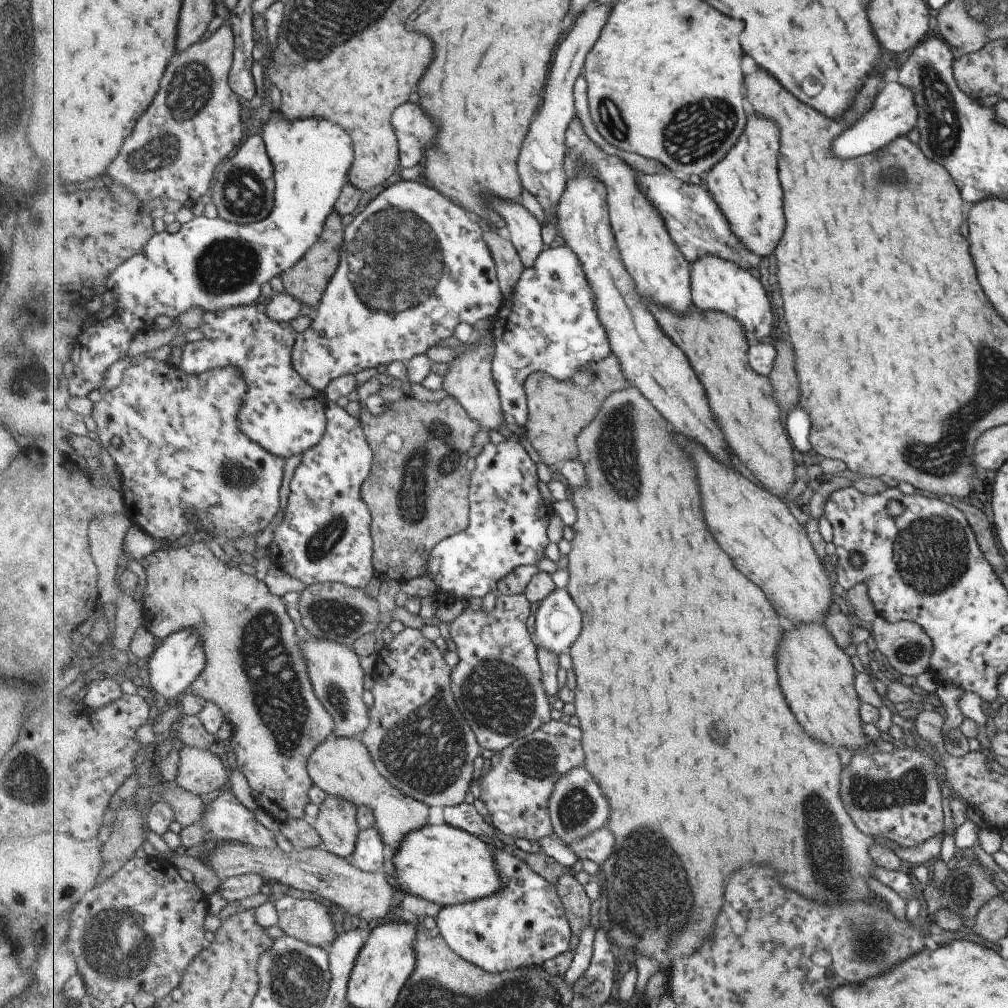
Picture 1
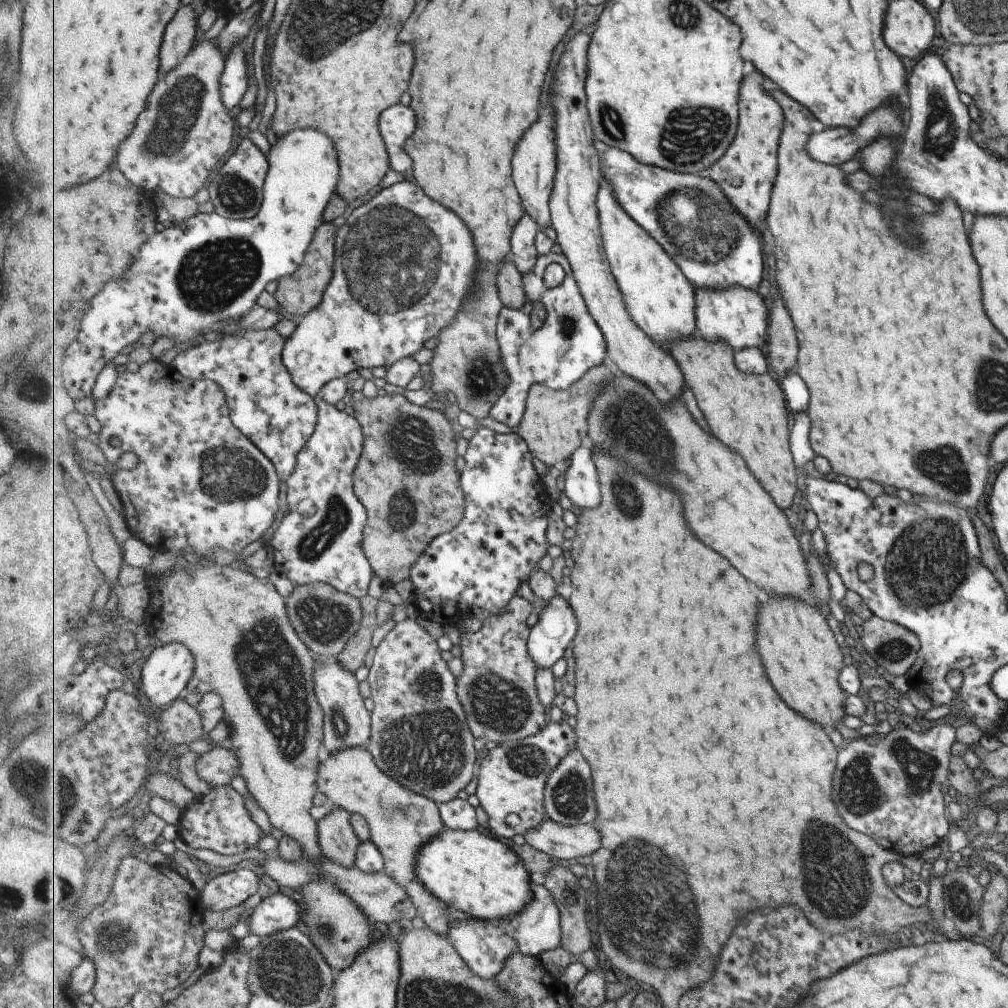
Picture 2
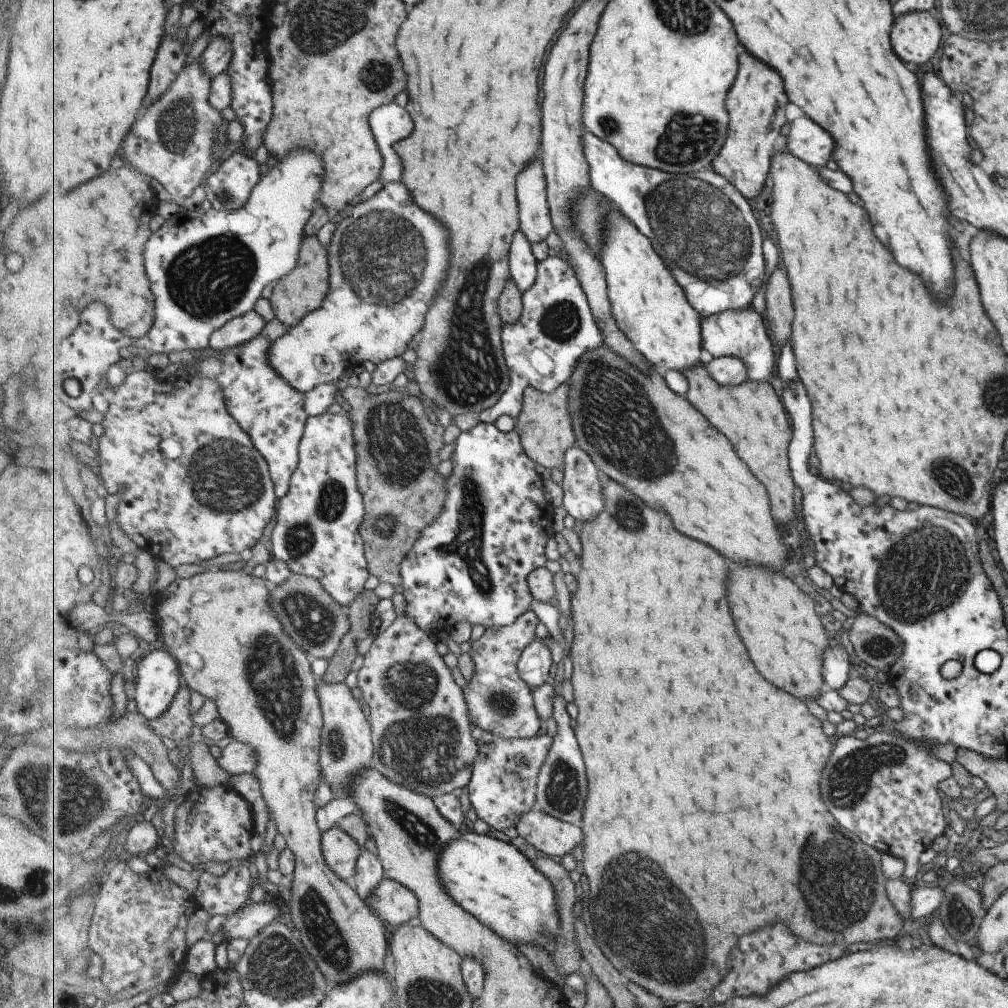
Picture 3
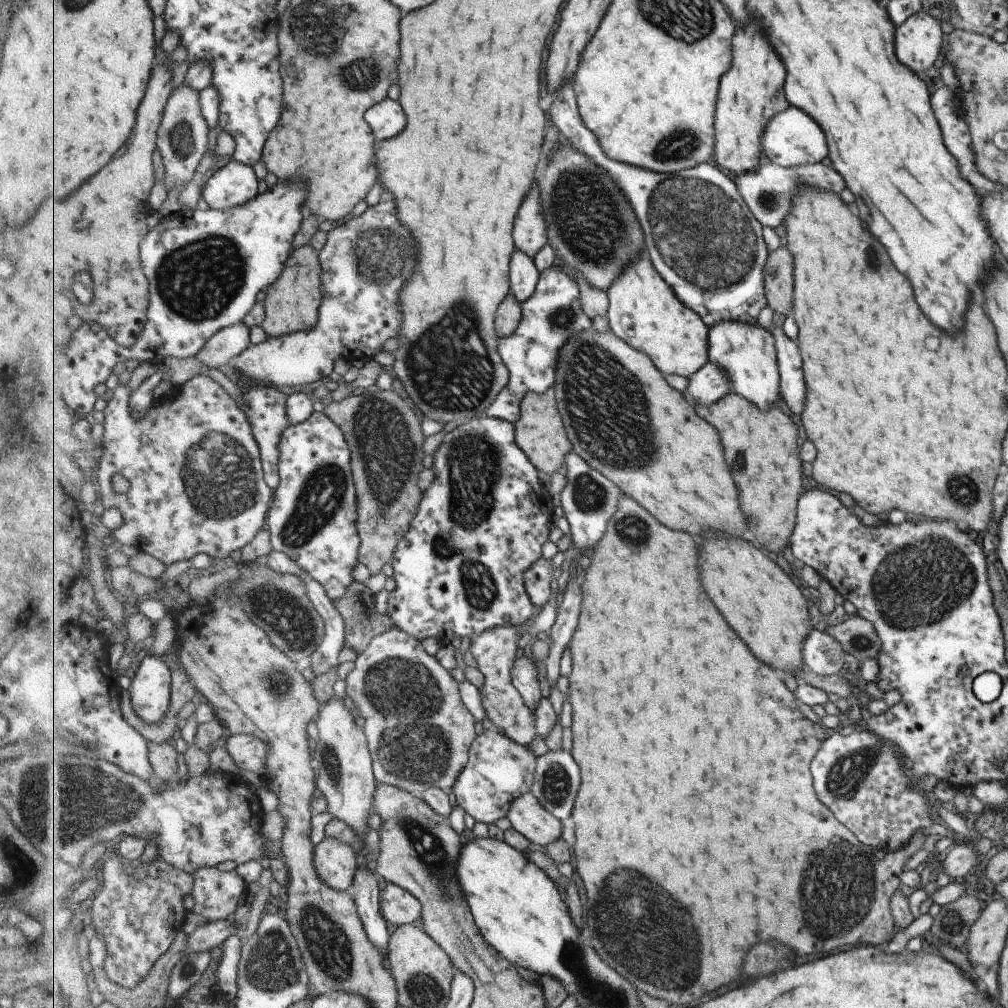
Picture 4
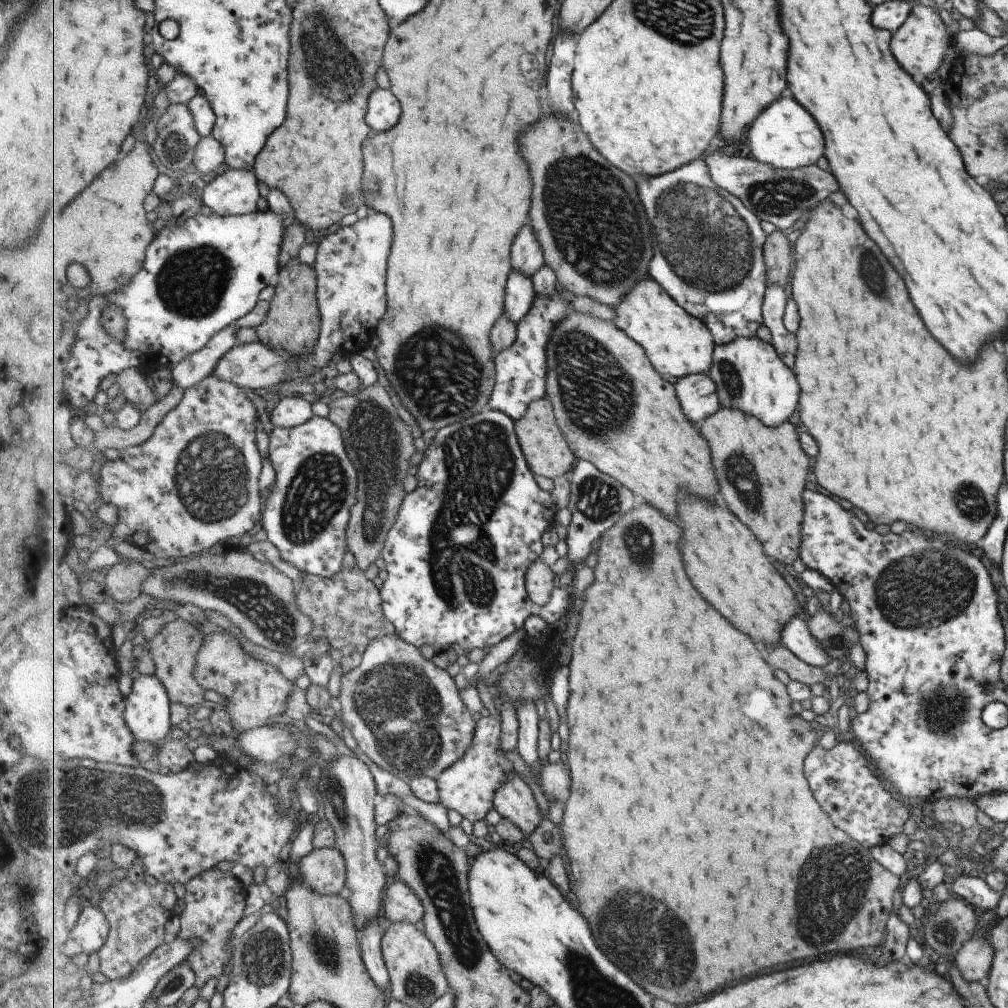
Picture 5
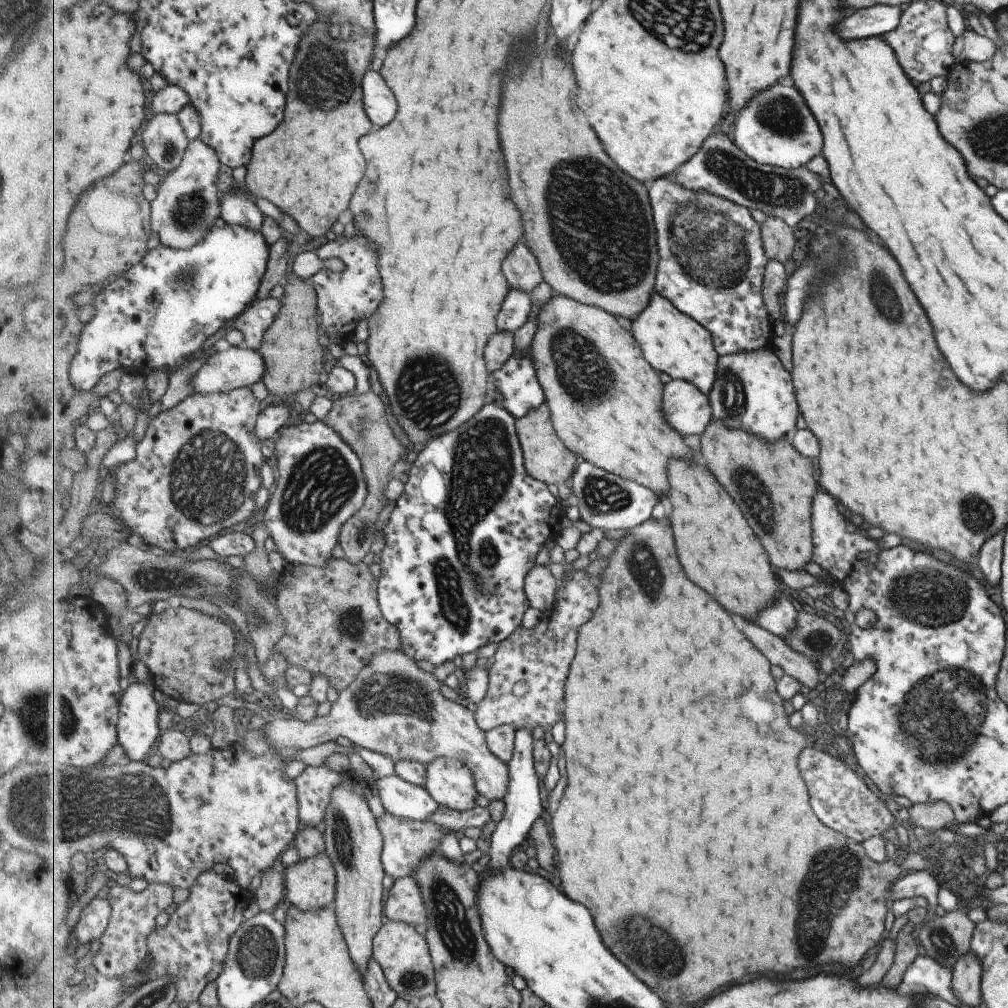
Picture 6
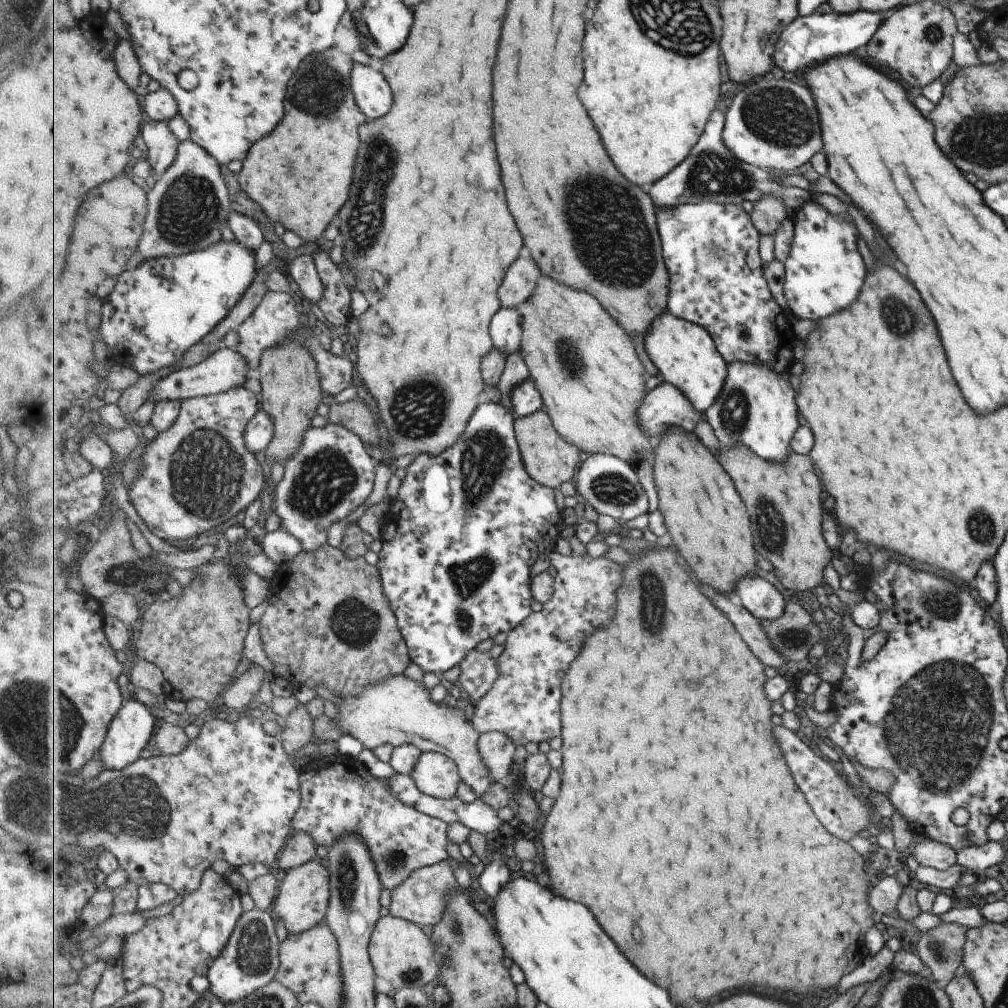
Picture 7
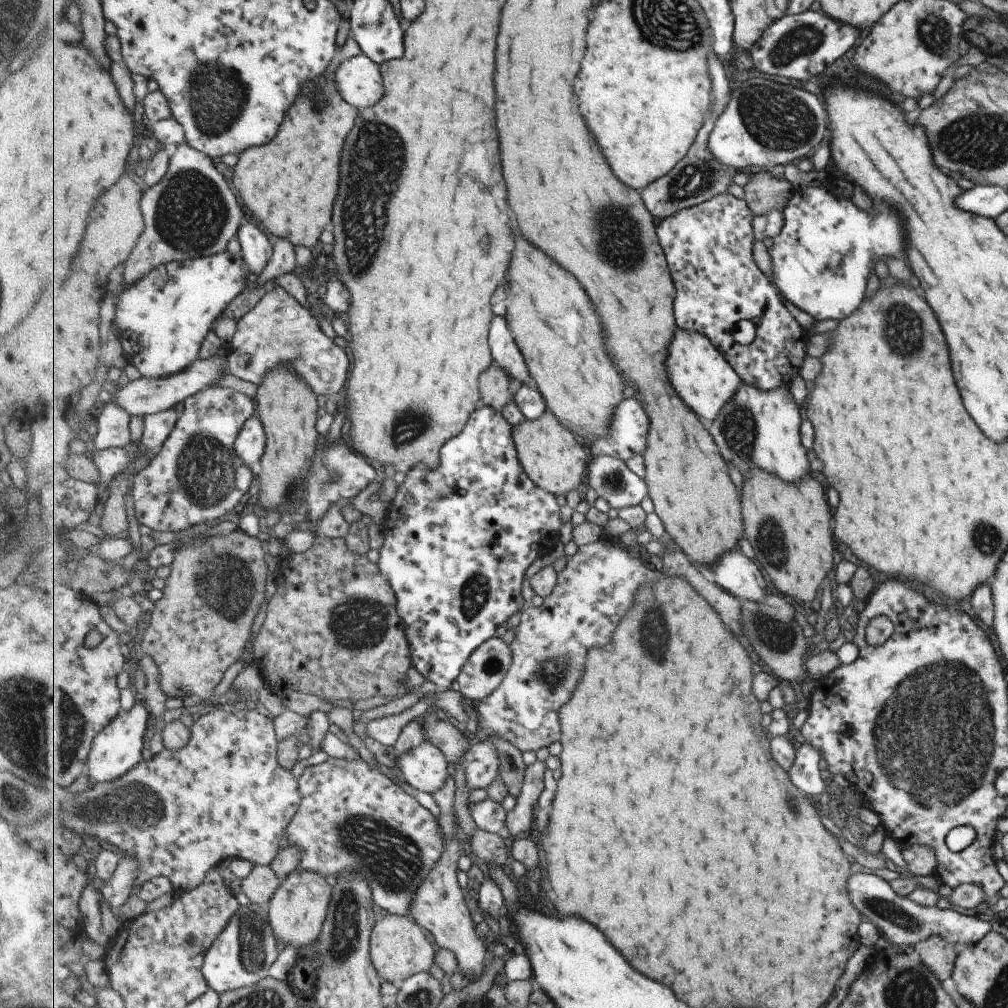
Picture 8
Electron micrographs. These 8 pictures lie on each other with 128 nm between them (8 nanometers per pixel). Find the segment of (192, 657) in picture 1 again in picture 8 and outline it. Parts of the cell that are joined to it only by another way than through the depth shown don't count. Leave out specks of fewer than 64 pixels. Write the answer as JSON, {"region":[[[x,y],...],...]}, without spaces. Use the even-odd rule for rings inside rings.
{"region":[[[143,704],[119,713],[101,734],[95,737],[88,760],[88,774],[84,784],[109,782],[121,778],[137,766],[143,758],[143,748],[150,734],[151,714]]]}

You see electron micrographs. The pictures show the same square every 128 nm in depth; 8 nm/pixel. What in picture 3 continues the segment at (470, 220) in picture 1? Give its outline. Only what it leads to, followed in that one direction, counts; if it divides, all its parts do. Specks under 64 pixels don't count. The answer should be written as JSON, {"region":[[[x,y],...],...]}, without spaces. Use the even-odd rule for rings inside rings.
{"region":[[[393,182],[389,186],[384,186],[377,194],[373,195],[363,202],[357,203],[350,210],[349,214],[338,223],[335,236],[329,245],[330,251],[330,293],[327,295],[323,306],[318,308],[313,313],[309,313],[297,326],[289,328],[288,331],[271,346],[271,366],[290,383],[291,386],[299,392],[306,393],[317,386],[327,384],[327,382],[340,382],[343,374],[348,370],[361,369],[363,362],[372,362],[375,365],[393,360],[395,357],[401,357],[407,352],[407,344],[412,339],[414,340],[419,334],[423,334],[423,328],[427,326],[427,308],[433,306],[433,294],[437,294],[437,290],[441,290],[441,284],[445,280],[445,274],[449,270],[449,232],[443,228],[443,224],[439,220],[435,220],[431,214],[427,214],[425,210],[417,208],[411,192],[407,190],[407,186],[403,182]]]}

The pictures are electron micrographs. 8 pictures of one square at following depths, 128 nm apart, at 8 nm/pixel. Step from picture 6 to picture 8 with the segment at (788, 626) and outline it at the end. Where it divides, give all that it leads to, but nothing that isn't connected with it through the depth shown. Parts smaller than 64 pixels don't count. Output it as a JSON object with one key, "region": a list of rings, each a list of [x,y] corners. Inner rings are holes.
{"region":[[[739,550],[725,556],[727,558],[719,558],[715,566],[703,567],[703,576],[742,601],[763,604],[767,594],[767,582],[759,566],[751,558],[745,558],[745,554]]]}

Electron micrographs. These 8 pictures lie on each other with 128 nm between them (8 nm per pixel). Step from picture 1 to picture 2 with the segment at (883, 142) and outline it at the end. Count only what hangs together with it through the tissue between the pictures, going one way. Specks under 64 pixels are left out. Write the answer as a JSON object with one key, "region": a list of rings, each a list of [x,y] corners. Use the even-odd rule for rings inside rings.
{"region":[[[881,106],[873,114],[867,114],[867,122],[859,126],[859,130],[821,130],[811,134],[811,142],[807,142],[807,152],[811,158],[827,164],[841,164],[849,160],[859,148],[869,144],[879,132],[895,134],[903,130],[903,114],[895,106]]]}

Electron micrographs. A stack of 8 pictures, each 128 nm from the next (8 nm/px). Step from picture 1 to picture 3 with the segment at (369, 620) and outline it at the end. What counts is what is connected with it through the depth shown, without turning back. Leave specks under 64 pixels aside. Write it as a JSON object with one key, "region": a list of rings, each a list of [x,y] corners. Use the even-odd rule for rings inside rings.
{"region":[[[293,573],[281,586],[270,586],[270,589],[269,606],[273,614],[281,620],[289,638],[307,652],[310,662],[317,658],[331,658],[351,630],[349,608],[335,602],[335,598],[327,592],[319,579],[299,573]]]}

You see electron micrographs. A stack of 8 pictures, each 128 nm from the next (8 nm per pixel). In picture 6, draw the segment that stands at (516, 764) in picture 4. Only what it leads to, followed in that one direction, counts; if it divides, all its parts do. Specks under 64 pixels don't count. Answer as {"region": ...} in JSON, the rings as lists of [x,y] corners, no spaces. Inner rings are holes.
{"region":[[[581,569],[567,570],[563,577],[554,609],[542,615],[534,627],[515,630],[495,652],[487,696],[473,707],[483,732],[490,733],[500,726],[516,726],[516,730],[525,726],[552,728],[563,719],[566,680],[578,649],[580,629],[595,616],[601,604],[602,576],[592,577]],[[438,758],[426,766],[426,789],[441,806],[454,812],[469,811],[479,806],[475,804],[475,798],[481,795],[475,789],[471,766],[450,758]]]}

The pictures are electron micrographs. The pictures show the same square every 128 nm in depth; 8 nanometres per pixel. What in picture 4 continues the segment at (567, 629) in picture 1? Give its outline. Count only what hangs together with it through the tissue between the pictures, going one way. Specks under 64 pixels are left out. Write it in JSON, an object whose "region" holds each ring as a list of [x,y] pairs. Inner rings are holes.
{"region":[[[523,654],[515,661],[513,670],[514,685],[523,694],[527,706],[535,711],[541,697],[541,688],[539,688],[539,676],[537,676],[537,666],[533,658],[528,658]]]}

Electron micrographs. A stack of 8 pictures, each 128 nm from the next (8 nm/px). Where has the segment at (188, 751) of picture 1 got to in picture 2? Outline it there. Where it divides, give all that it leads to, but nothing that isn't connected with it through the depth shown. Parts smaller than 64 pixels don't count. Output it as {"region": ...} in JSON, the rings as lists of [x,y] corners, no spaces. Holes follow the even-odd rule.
{"region":[[[213,747],[209,752],[201,754],[197,762],[197,770],[212,787],[225,786],[233,782],[235,776],[241,775],[241,760],[233,749]]]}

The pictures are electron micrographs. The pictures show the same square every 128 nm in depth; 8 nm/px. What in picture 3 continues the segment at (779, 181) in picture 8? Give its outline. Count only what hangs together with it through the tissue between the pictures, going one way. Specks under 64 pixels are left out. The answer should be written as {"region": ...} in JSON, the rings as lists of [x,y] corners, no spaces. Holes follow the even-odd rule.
{"region":[[[780,266],[773,271],[768,278],[765,294],[765,314],[773,337],[779,342],[779,348],[782,351],[787,346],[787,340],[791,338],[793,318],[795,318],[791,282],[785,268]]]}

